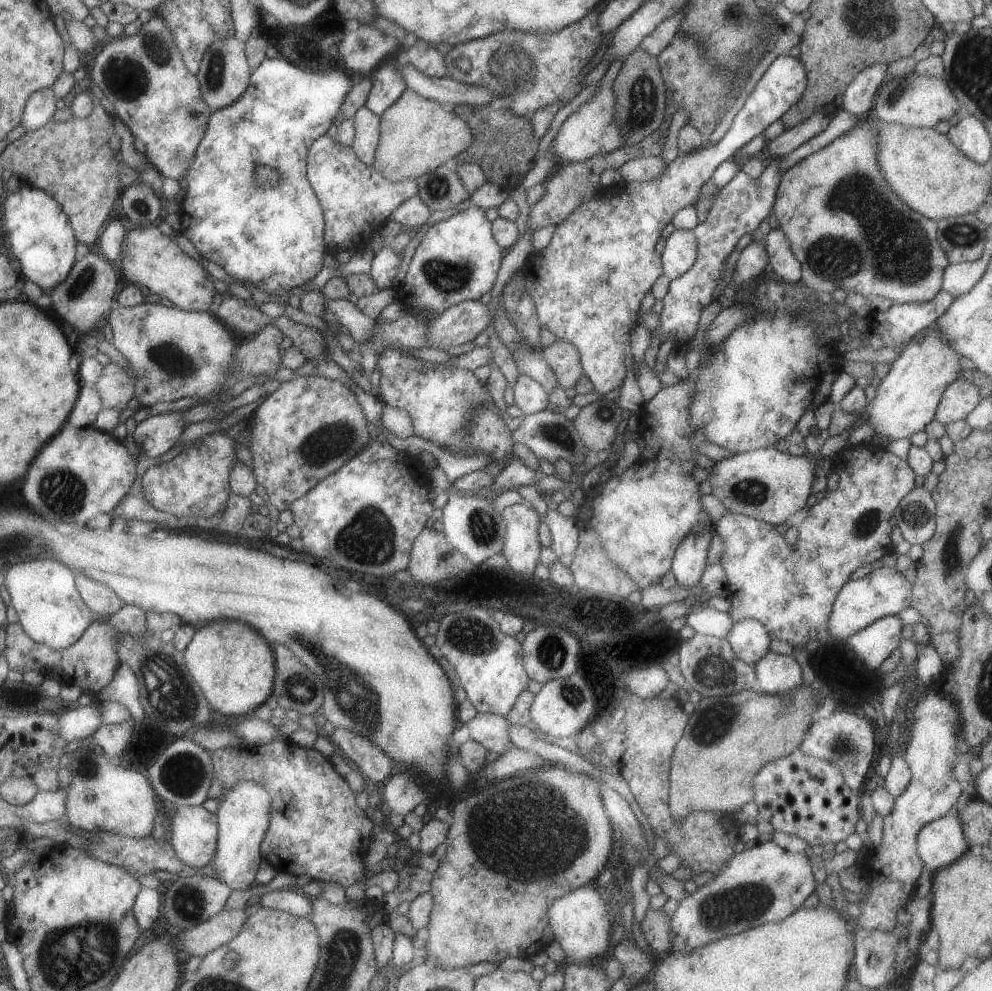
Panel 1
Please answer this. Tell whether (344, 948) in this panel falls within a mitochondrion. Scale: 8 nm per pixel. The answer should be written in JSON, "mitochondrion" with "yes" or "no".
{"mitochondrion":"yes"}

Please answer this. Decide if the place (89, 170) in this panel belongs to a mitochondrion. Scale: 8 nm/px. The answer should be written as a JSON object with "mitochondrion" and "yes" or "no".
{"mitochondrion":"no"}

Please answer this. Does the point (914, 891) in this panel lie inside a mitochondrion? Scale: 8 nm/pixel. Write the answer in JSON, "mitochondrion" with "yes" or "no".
{"mitochondrion":"no"}

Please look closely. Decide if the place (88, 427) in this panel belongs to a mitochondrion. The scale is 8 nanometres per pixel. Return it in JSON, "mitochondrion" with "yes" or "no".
{"mitochondrion":"no"}

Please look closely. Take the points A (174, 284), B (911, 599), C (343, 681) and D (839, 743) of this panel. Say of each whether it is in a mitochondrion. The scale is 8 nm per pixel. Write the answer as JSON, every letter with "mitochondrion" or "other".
{"A":"other","B":"other","C":"mitochondrion","D":"mitochondrion"}

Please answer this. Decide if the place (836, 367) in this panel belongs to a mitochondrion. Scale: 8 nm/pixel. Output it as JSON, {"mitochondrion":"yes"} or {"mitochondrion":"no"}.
{"mitochondrion":"no"}

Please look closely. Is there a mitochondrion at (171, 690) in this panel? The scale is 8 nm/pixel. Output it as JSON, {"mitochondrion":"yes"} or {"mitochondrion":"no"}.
{"mitochondrion":"yes"}

